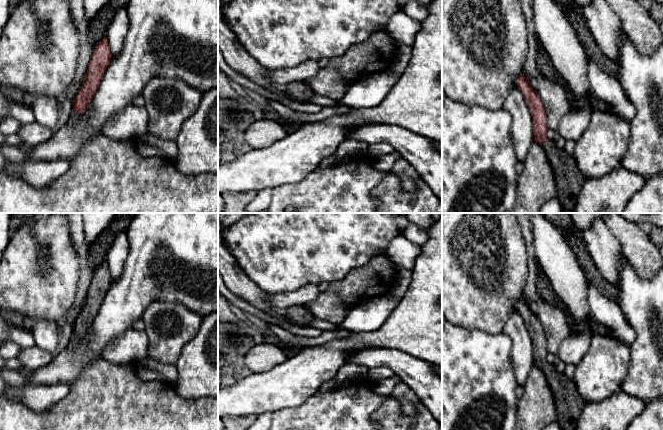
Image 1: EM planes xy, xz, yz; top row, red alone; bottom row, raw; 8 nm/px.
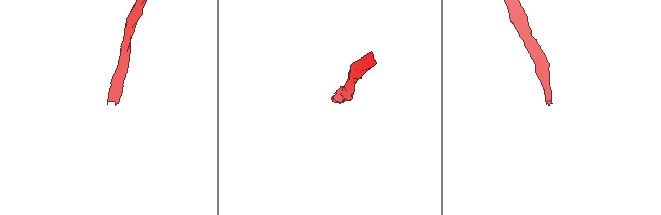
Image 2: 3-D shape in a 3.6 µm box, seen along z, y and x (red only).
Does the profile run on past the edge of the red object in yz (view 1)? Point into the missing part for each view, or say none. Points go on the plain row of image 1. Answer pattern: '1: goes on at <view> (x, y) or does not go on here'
1: goes on at yz (569, 404)

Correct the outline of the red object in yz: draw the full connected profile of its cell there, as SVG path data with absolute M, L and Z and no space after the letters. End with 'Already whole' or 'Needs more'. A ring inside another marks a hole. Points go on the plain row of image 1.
M525 298L518 301L517 311L522 316L531 337L534 364L541 368L551 388L557 423L561 430L576 430L586 401L579 394L574 379L560 373L555 364L547 362L548 352L544 330L538 316L532 312L530 304Z. Needs more

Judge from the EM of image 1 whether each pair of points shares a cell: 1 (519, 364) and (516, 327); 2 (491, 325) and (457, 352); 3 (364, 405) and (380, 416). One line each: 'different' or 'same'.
1: same
2: different
3: different

